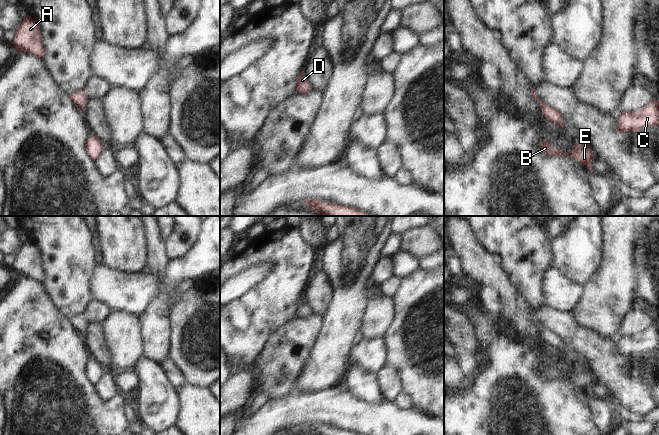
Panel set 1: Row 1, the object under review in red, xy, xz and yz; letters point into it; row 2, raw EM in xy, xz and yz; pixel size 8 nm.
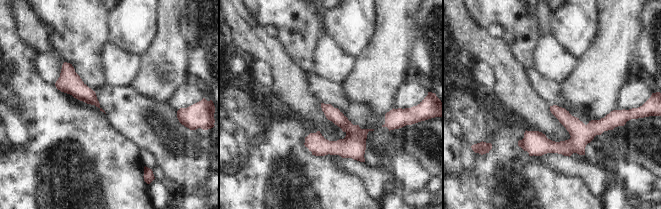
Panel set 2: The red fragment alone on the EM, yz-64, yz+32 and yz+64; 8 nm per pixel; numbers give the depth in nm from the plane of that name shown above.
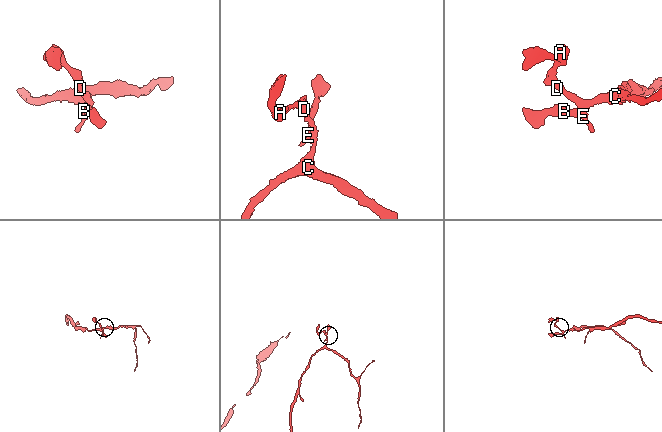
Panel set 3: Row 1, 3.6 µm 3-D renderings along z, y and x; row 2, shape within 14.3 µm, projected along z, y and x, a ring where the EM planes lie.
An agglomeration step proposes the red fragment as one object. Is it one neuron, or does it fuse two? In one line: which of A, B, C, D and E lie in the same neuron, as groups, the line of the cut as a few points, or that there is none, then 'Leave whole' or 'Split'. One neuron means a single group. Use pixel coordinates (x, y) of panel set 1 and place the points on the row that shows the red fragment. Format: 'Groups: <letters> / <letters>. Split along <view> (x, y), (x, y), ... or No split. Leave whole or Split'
Groups: A B C D E. No split. Leave whole.

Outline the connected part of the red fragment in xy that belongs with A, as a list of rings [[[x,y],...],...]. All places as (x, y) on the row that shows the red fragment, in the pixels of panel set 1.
[[[27,14],[15,31],[12,44],[16,47],[17,52],[23,51],[37,58],[42,58],[45,54],[40,26],[34,18]]]

